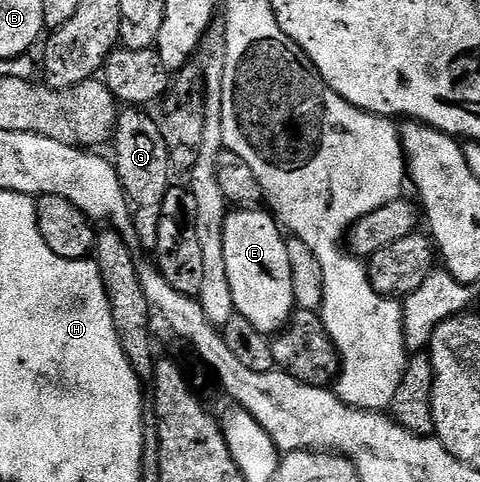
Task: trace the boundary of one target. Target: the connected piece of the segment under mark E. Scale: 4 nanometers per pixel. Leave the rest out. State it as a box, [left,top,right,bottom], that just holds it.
[223,207,296,335]

